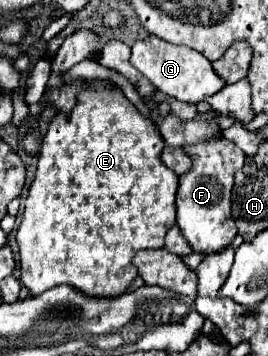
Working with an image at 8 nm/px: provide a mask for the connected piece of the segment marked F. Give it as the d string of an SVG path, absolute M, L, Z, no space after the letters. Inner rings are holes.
M215 137L195 145L183 145L183 151L191 159L191 169L179 177L177 189L177 225L193 251L215 253L229 247L237 235L235 221L231 217L231 189L233 173L243 167L245 153L229 139Z

